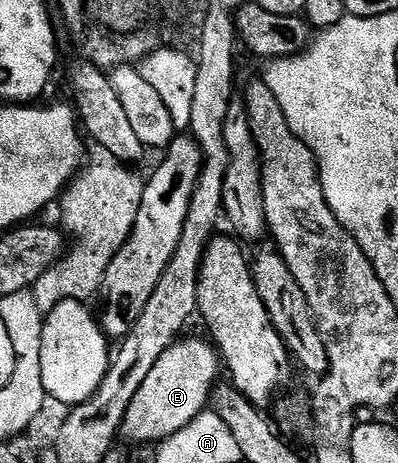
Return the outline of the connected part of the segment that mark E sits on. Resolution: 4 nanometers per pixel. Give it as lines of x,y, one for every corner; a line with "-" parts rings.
185,336
177,339
166,351
162,359
154,363
150,375
138,387
138,395
130,399
130,407
120,424
119,436
135,447
149,443
159,443
170,435
182,431
200,413
209,408
212,389
218,383
216,377
222,373
222,357
216,352
215,344
199,341
196,337

